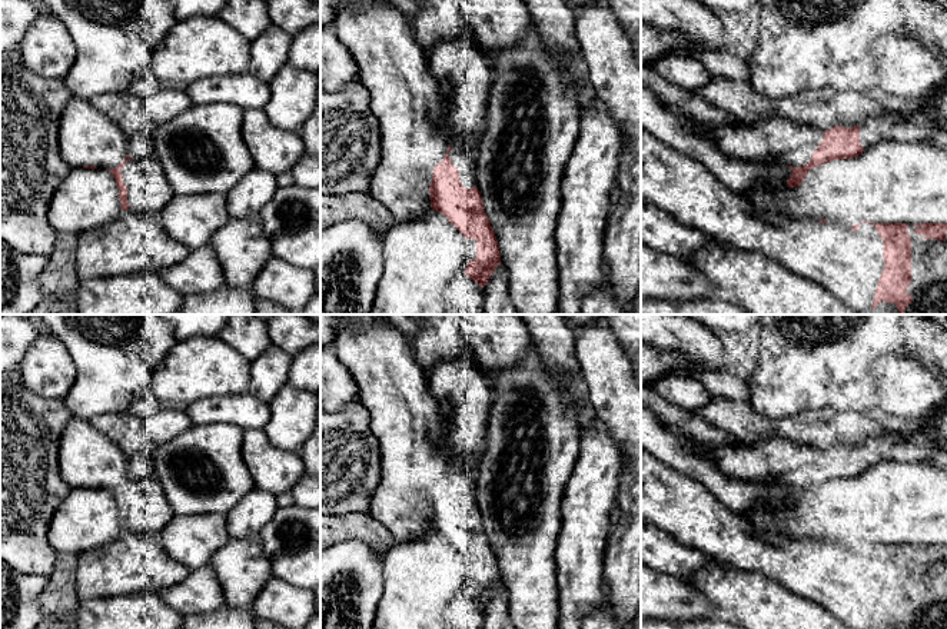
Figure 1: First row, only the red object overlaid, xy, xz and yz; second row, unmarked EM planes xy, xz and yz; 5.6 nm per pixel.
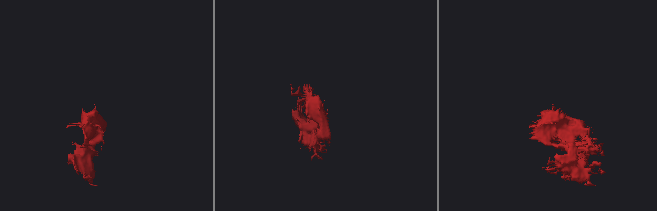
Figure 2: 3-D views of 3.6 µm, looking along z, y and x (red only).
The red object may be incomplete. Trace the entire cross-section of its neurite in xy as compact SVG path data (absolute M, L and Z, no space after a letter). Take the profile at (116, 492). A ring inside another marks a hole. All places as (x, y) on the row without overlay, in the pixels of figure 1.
M147 452L136 453L129 457L126 480L120 483L117 487L109 489L119 509L122 530L130 529L127 523L127 506L123 502L122 489L127 482L134 479L146 479L149 477L150 473L152 473L152 466L149 462L149 453Z

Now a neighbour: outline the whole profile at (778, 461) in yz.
M781 436L754 445L717 446L698 443L698 446L730 479L791 487L807 485L824 457L824 450L801 446Z

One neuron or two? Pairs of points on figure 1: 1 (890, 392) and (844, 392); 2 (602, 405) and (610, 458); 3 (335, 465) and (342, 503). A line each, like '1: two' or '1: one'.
1: two
2: two
3: one

